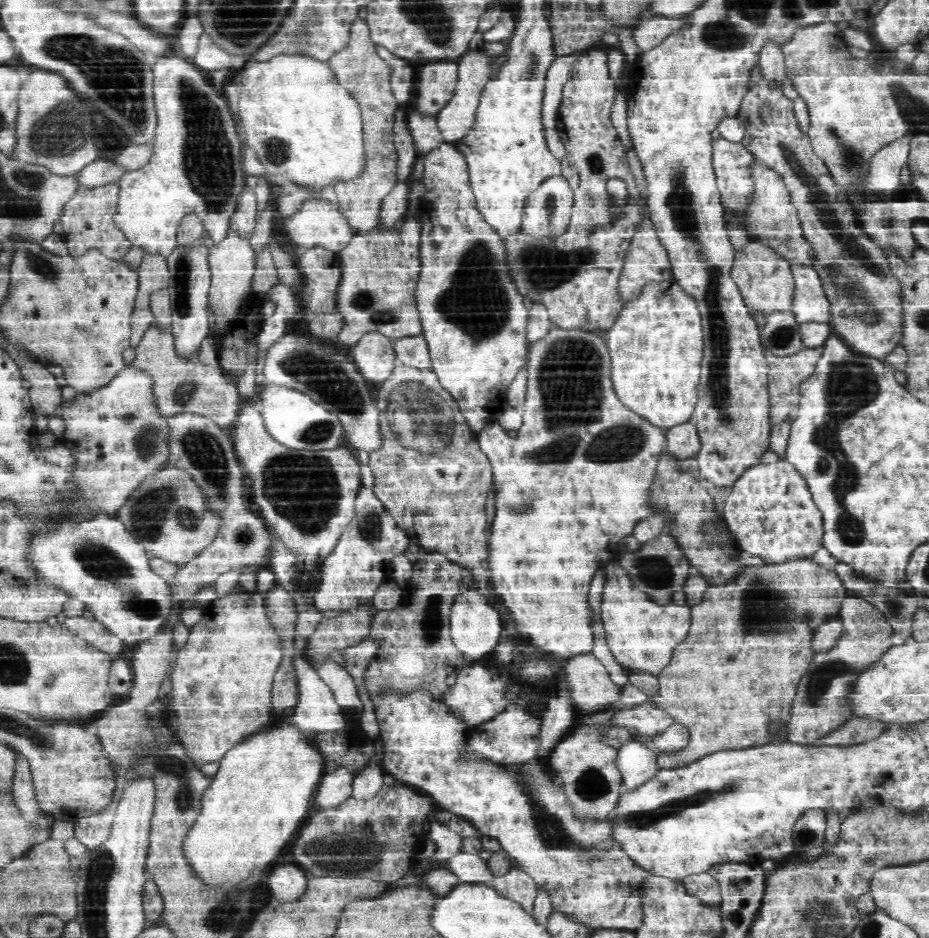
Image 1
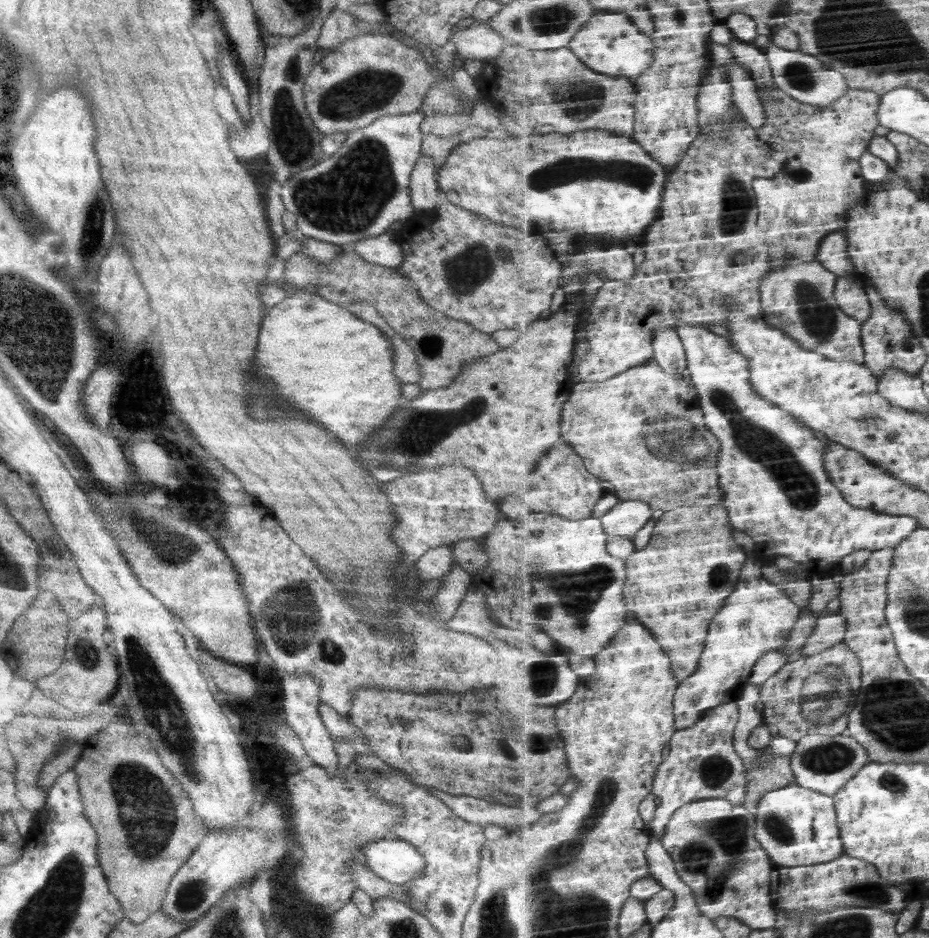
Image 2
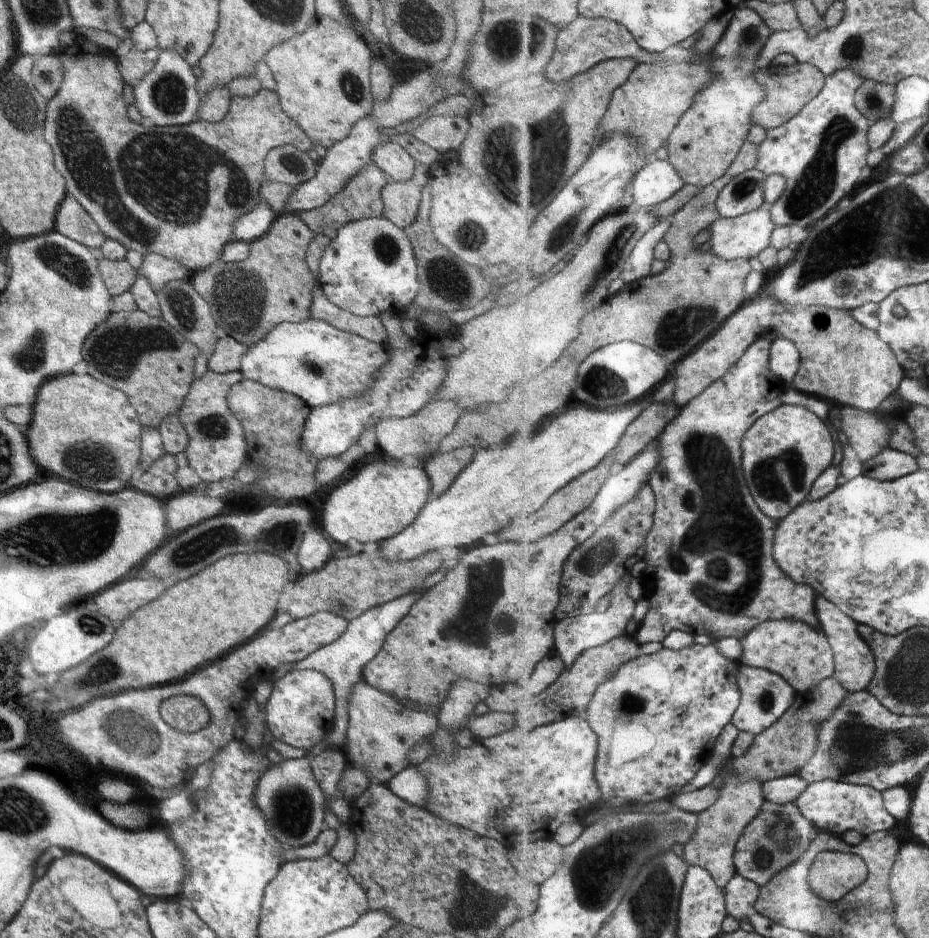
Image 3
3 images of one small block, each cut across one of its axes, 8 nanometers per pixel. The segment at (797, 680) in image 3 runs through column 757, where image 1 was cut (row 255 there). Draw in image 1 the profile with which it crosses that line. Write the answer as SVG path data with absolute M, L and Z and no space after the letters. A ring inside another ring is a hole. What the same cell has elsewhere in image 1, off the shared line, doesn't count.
M649 220L640 222L638 232L626 254L626 261L625 272L620 280L624 303L635 295L645 282L666 280L672 275L666 249L655 236Z

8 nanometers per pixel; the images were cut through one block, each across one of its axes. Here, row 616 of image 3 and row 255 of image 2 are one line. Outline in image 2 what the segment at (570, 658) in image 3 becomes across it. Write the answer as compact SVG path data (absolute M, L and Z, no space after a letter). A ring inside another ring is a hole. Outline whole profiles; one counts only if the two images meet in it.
M612 244L612 246L608 246L608 248L604 248L604 246L590 246L590 250L582 250L582 254L574 254L572 258L570 258L570 263L566 264L562 261L562 264L564 264L564 272L561 278L561 289L562 294L564 294L564 298L567 297L567 292L565 290L565 284L569 282L569 280L572 280L572 278L576 278L579 275L584 275L586 271L594 271L594 275L598 275L598 272L600 270L603 270L605 273L607 273L607 278L610 281L616 281L620 280L620 282L630 282L630 280L633 280L633 278L636 275L636 264L634 264L634 256L628 252L628 248L624 246L624 244Z

